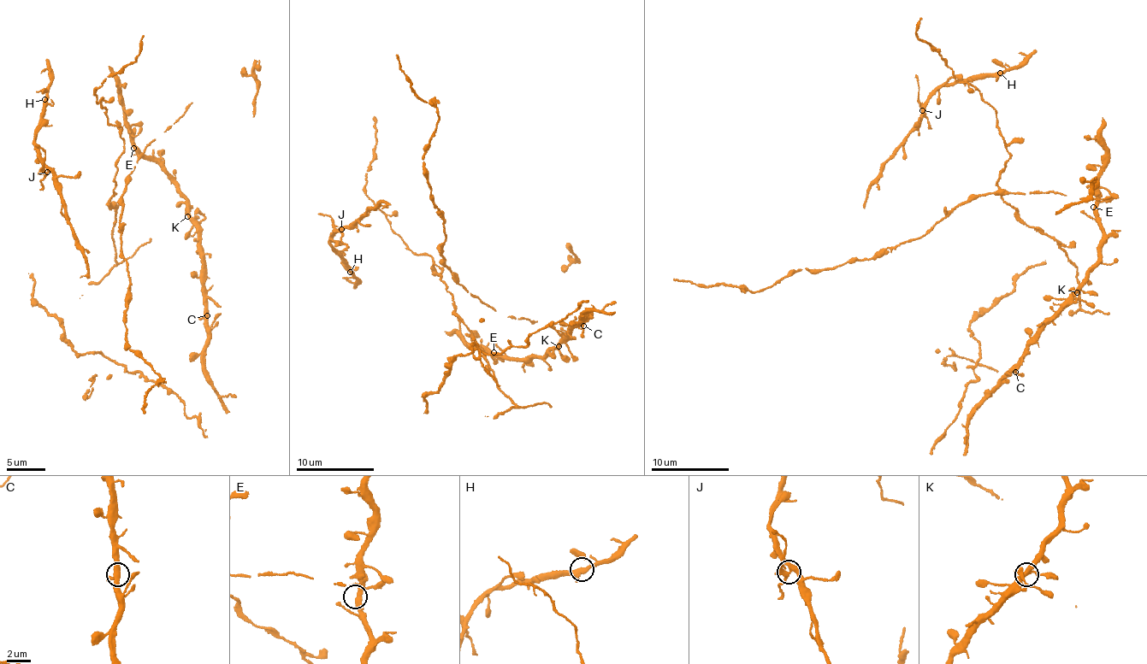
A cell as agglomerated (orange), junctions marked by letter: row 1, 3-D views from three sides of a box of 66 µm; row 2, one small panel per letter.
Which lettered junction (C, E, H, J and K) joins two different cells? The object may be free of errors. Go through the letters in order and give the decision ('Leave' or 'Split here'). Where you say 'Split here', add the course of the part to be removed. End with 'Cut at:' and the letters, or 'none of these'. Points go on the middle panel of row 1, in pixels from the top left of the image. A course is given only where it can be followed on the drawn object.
C: Leave
E: Leave
H: Leave
J: Split here. Course of the part to remove: (342, 229), (335, 228), (329, 215), (319, 213)
K: Leave
Cut at: J

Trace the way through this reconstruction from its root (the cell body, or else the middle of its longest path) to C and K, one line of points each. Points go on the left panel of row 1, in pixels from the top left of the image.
C: (137, 147), (164, 171), (185, 200), (190, 221), (195, 228), (204, 266), (207, 315)
K: (137, 147), (164, 171), (185, 200), (187, 216)

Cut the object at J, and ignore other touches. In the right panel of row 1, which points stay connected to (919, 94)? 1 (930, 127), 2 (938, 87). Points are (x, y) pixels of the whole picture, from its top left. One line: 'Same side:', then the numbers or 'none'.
Same side: 1

